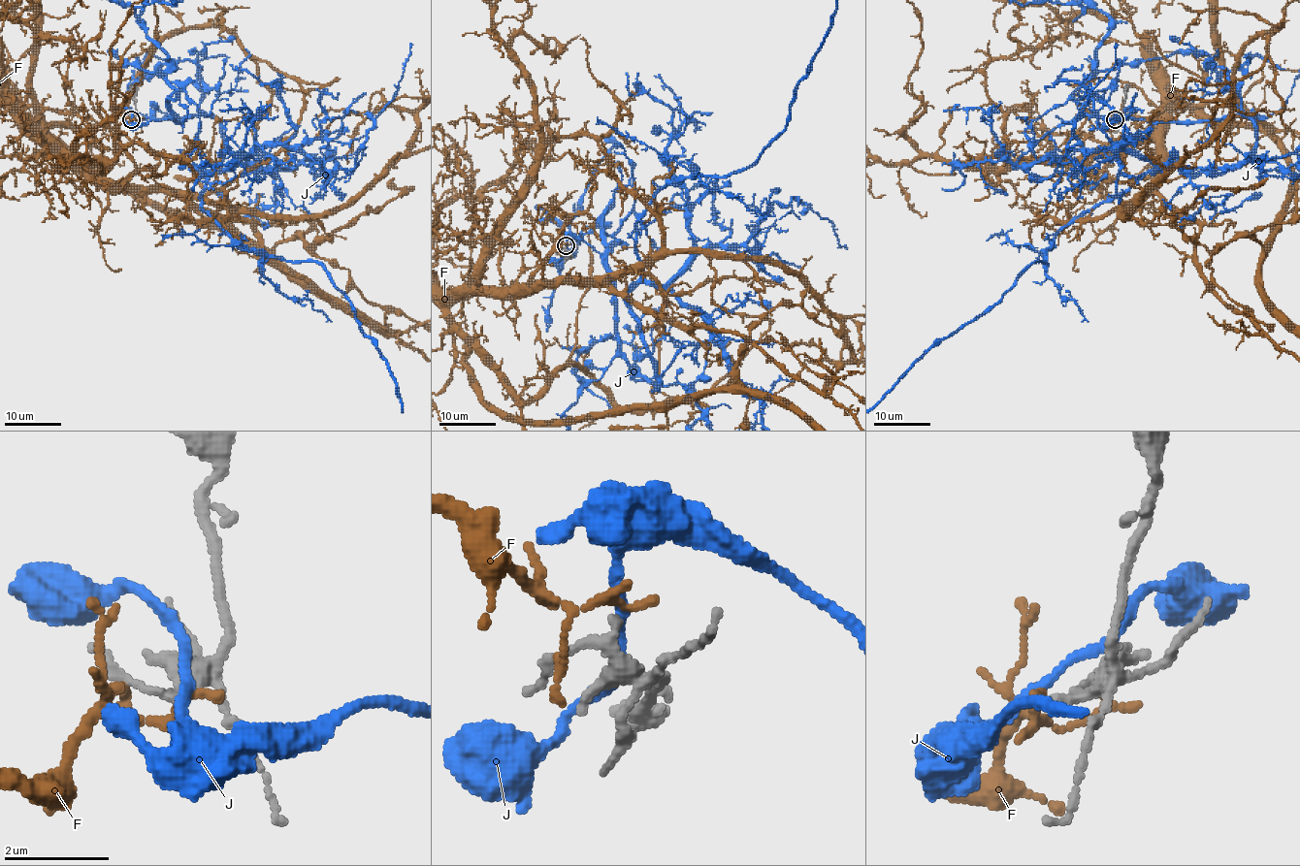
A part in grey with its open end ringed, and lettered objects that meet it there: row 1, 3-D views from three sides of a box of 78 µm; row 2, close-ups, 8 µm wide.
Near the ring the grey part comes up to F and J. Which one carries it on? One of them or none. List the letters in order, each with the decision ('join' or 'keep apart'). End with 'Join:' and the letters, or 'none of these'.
F: keep apart
J: keep apart
Join: none of these

